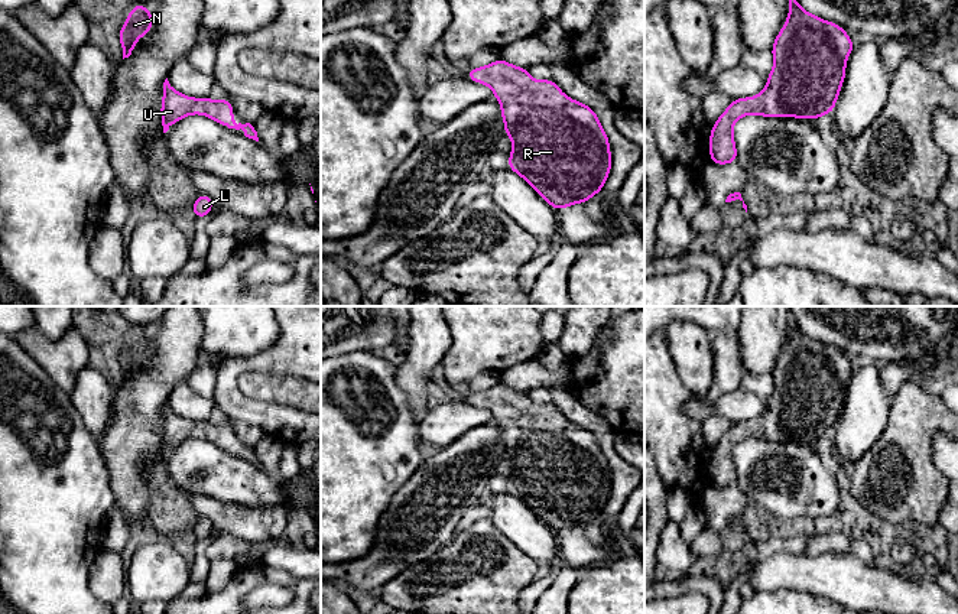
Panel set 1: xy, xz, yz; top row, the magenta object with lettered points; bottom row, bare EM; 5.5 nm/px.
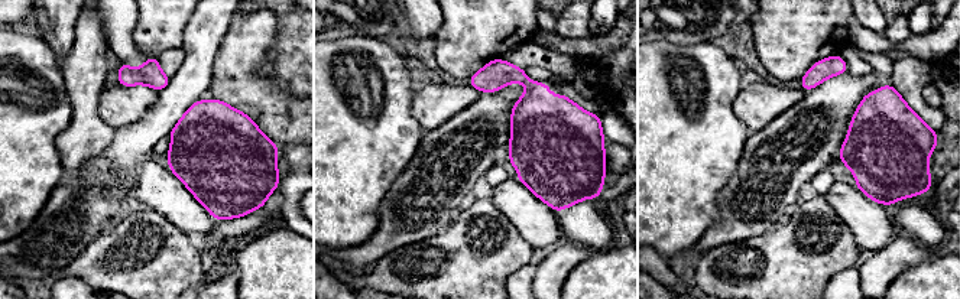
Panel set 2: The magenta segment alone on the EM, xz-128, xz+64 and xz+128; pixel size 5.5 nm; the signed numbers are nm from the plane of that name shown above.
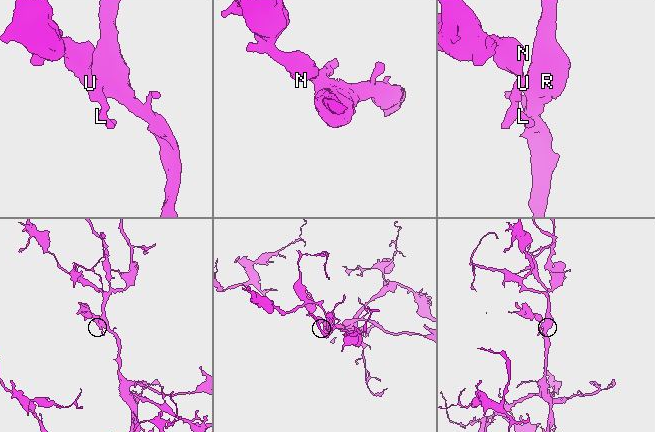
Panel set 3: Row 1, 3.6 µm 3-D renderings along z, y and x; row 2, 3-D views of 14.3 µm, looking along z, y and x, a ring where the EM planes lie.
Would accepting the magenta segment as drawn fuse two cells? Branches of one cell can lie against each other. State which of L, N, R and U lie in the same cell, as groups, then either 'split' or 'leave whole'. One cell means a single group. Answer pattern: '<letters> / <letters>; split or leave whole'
L N R U; leave whole

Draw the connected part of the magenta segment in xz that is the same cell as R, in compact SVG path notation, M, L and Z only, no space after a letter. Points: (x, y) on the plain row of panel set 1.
M503 383L467 394L467 402L488 409L501 429L504 458L513 465L509 493L519 497L555 533L587 526L598 517L611 493L610 467L592 432L566 420L553 403L538 405L527 392Z

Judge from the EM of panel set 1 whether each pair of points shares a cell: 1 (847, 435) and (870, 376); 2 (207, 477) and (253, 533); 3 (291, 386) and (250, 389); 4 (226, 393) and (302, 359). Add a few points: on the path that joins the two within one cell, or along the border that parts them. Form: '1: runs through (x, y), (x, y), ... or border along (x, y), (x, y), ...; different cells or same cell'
1: runs through (861, 421), (864, 415), (864, 390); same cell
2: border along (194, 494), (205, 494), (226, 502), (260, 507); different cells
3: runs through (281, 387), (260, 387); same cell
4: runs through (236, 372), (243, 364), (281, 359); same cell

